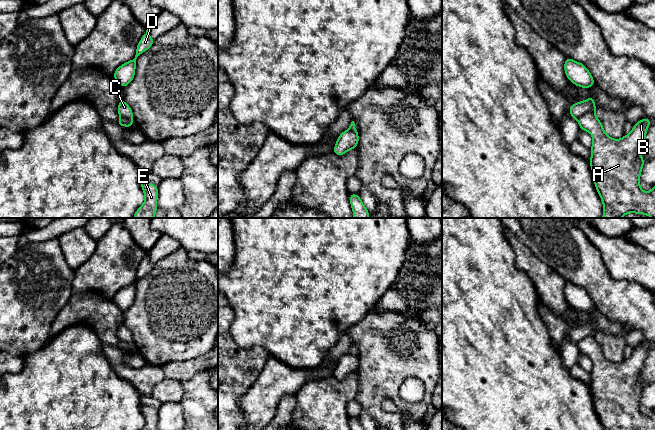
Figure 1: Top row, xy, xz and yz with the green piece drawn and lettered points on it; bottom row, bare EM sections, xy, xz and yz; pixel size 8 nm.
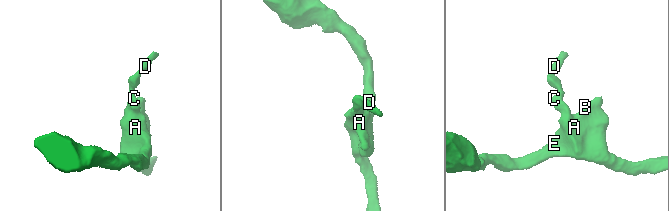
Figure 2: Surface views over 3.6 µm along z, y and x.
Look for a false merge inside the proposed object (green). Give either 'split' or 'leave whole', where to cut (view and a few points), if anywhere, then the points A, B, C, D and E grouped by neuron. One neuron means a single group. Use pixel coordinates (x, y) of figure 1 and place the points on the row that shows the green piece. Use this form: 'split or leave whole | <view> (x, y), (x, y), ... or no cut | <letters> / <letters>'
split | yz (594, 111), (588, 111), (577, 119) | A B E / C D

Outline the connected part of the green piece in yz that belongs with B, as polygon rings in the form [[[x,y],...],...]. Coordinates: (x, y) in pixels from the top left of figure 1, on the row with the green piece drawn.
[[[595,112],[582,115],[577,122],[581,130],[587,131],[593,138],[589,161],[595,188],[603,203],[602,218],[622,218],[627,213],[644,214],[655,218],[655,185],[650,192],[640,187],[640,175],[645,160],[640,149],[645,141],[651,119],[642,118],[634,124],[632,131],[617,140],[608,136]]]

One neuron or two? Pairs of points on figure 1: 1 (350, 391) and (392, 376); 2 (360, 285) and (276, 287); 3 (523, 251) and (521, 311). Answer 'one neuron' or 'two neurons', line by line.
1: two neurons
2: one neuron
3: two neurons

